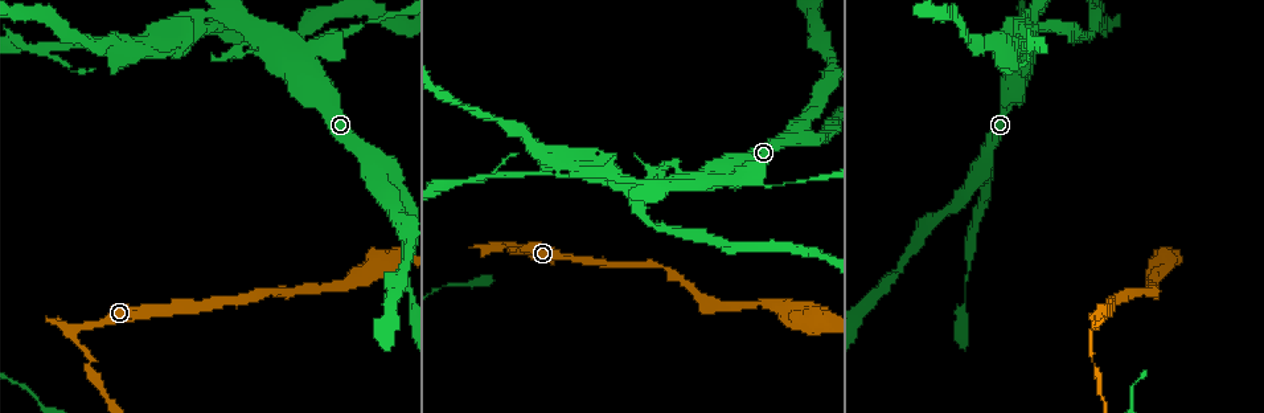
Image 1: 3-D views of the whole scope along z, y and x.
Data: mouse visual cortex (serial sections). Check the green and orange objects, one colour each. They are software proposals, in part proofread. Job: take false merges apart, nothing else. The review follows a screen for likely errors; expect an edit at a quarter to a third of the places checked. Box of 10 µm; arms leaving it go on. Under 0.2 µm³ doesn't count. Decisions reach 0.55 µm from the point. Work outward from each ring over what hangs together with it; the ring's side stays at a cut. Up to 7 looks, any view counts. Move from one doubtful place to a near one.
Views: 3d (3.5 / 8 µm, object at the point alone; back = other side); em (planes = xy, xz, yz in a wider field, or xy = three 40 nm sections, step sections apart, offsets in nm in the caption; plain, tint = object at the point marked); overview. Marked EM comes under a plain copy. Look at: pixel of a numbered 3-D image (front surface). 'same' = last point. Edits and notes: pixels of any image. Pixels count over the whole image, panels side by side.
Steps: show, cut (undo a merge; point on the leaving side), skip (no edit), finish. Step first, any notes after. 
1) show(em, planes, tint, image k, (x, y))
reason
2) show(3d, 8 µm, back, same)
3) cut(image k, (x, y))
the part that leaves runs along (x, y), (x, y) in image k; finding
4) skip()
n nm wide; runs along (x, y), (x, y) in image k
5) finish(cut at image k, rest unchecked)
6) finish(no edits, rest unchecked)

show(em, xy, step 2, tint, image 1, (726, 174))
three arms meet

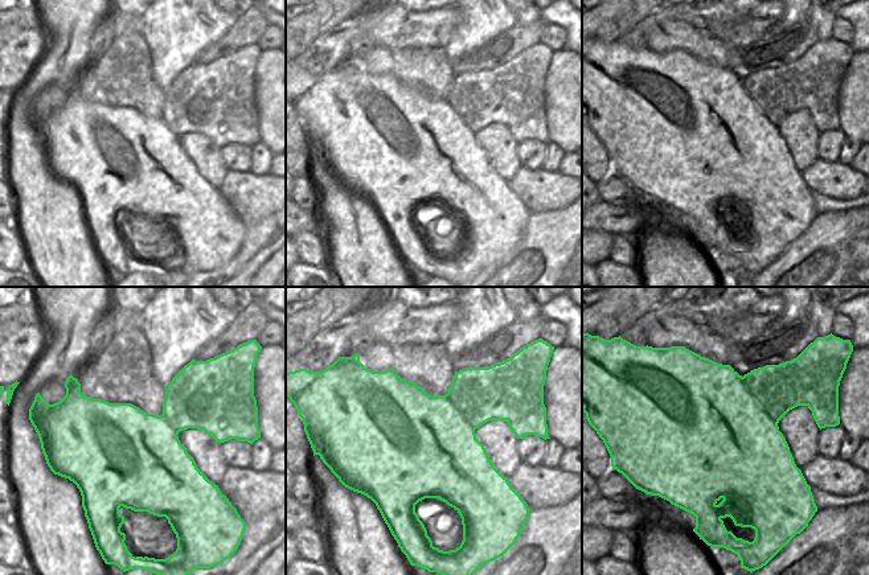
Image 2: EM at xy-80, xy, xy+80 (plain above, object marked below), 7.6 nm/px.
show(3d, 3.5 µm, same)
see where the arms go

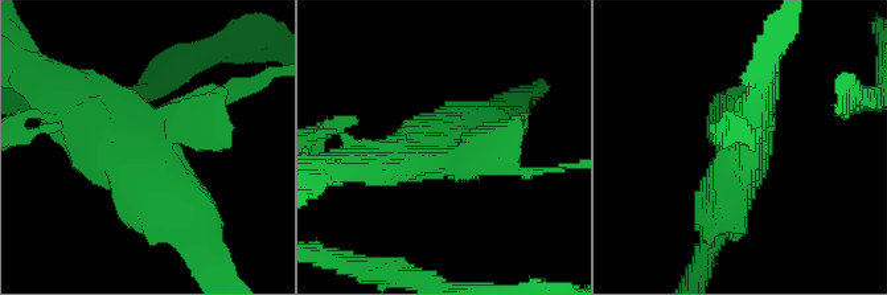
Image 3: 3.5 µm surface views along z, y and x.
cut(image 3, (197, 94))
850 nm wide; the part that leaves runs along (165, 128), (275, 76) in image 3; a second cell is stuck on

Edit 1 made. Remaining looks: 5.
show(3d, 8 µm, image 1, (382, 175))
three-way junction

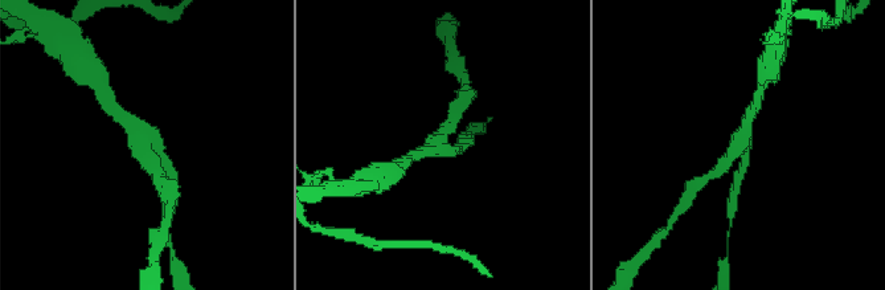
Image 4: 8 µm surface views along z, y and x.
show(em, xy, step 1, tint, same)
shape alone is not enough

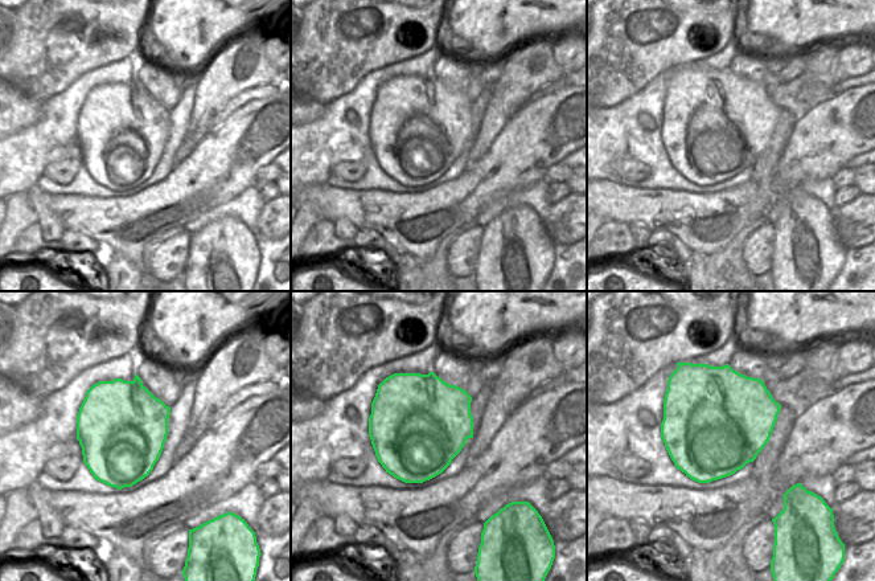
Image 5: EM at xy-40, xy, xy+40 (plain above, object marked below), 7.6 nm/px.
skip()
runs along (117, 114), (140, 138), (154, 171) in image 4; continuous, no second cell

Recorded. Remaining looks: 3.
show(3d, 8 µm, image 1, (196, 24))
two arms in line, one across

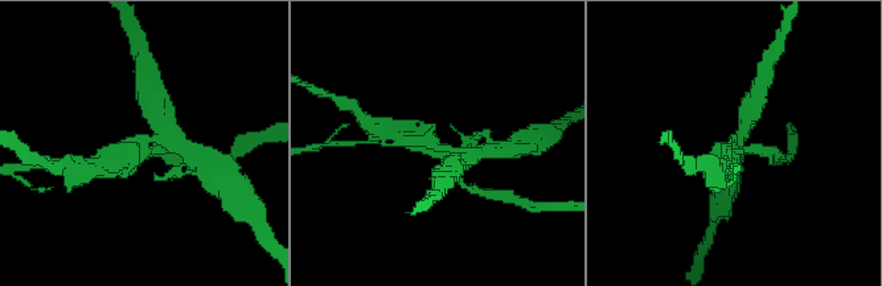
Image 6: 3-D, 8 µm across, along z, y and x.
show(3d, 3.5 µm, same)
zoom in

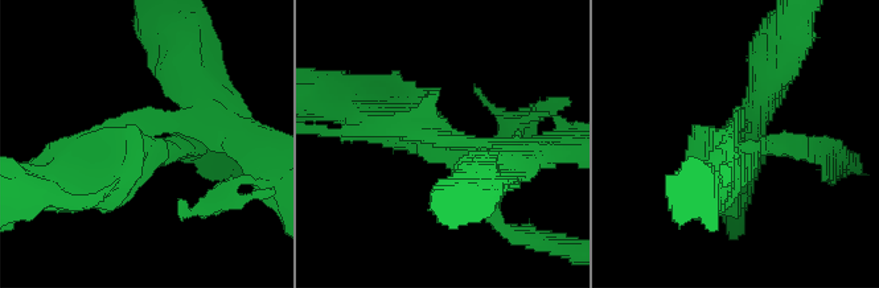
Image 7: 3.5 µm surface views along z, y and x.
show(em, xy, step 5, tint, image 7, (439, 134))
need the tissue

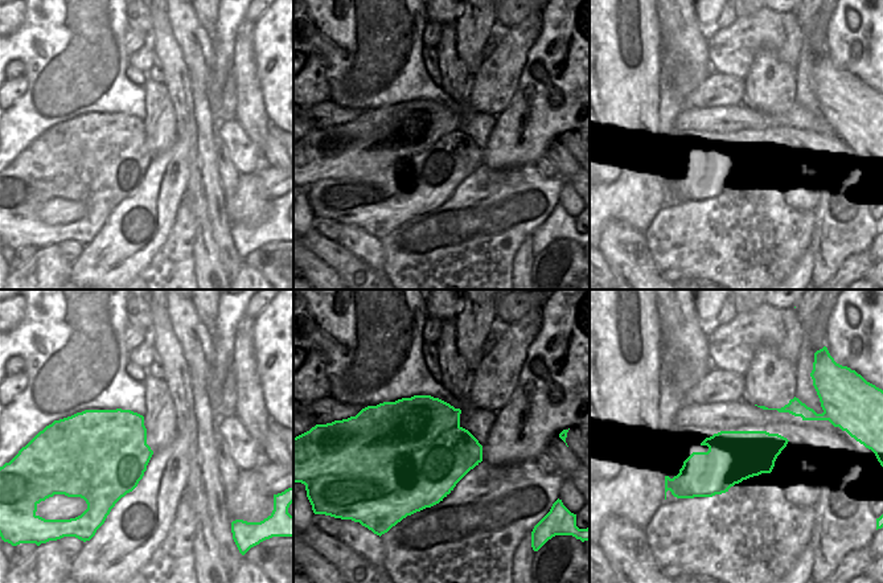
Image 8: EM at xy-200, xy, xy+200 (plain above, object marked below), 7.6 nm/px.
cut(image 7, (415, 127))
two cells meet here

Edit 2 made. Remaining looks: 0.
finish(cut at image 3, cut at image 7, rest unchecked)

